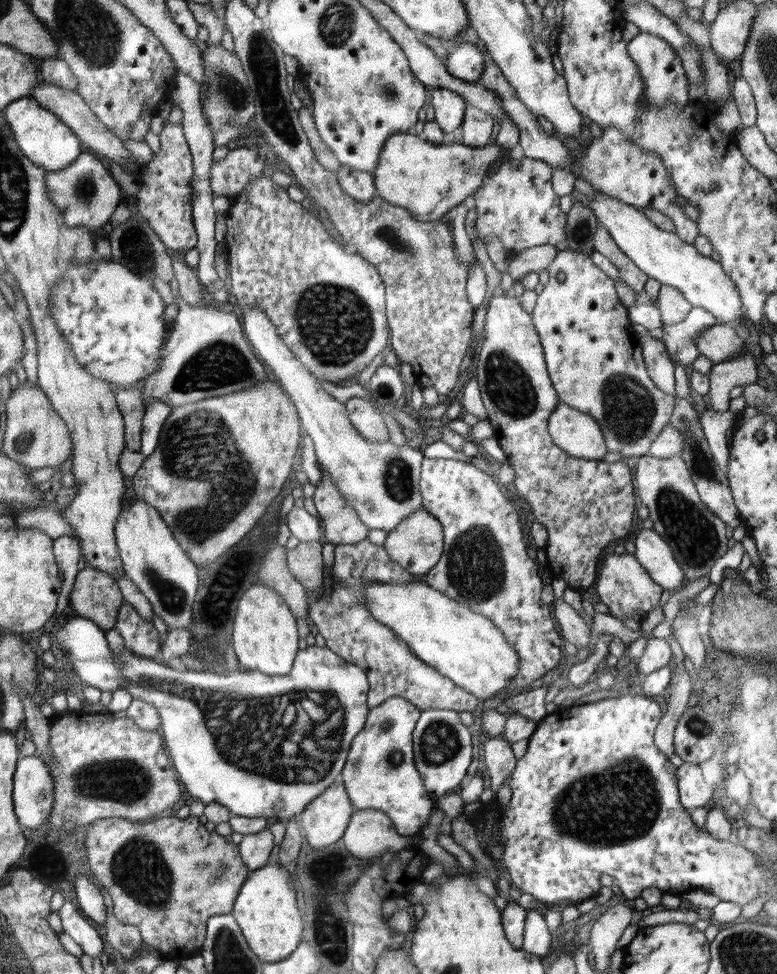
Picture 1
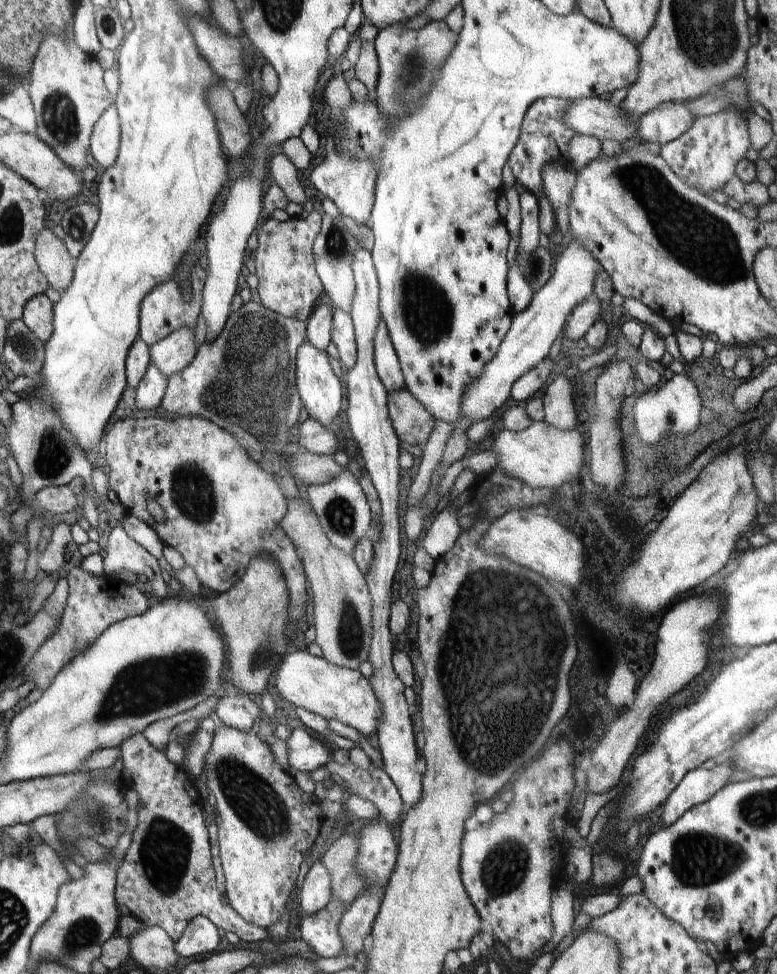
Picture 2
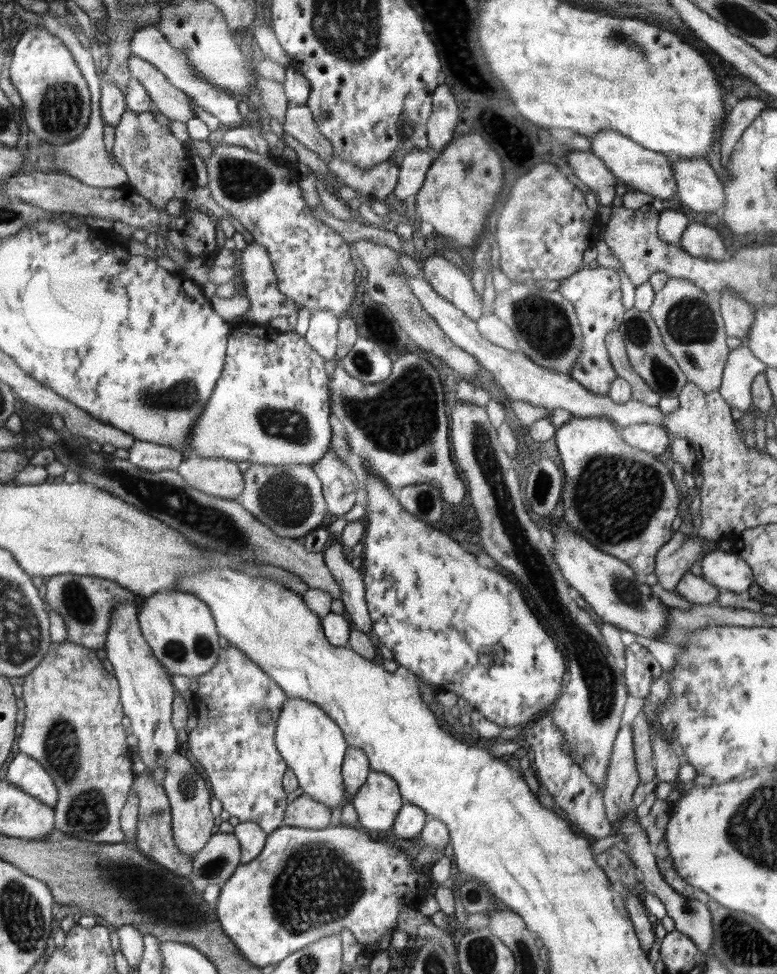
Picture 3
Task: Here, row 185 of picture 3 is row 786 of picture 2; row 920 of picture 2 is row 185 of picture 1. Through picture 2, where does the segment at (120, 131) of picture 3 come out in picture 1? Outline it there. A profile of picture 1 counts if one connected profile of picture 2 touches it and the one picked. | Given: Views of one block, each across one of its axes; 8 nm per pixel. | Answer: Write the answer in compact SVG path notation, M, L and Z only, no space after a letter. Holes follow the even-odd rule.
M166 120L159 140L160 151L153 152L153 158L146 163L147 169L138 176L141 187L135 196L136 210L148 221L168 251L174 254L177 250L188 251L197 245L191 205L193 160L181 124L172 124ZM246 147L233 149L221 160L220 167L216 167L216 164L213 163L213 168L210 169L212 196L224 195L229 197L239 195L249 182L259 178L265 171L264 159L259 157L256 151Z

